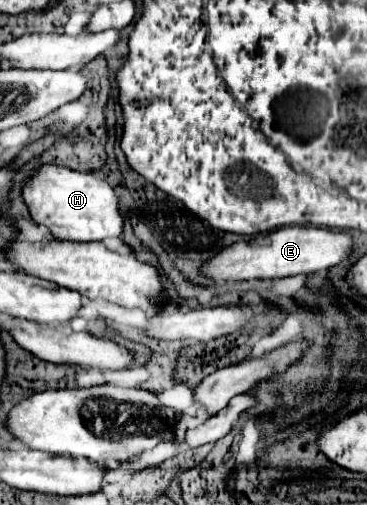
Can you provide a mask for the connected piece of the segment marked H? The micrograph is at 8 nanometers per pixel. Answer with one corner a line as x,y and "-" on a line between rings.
41,166
23,190
23,198
33,220
47,226
57,240
91,242
123,234
119,196
103,178
91,172
77,172
63,166

